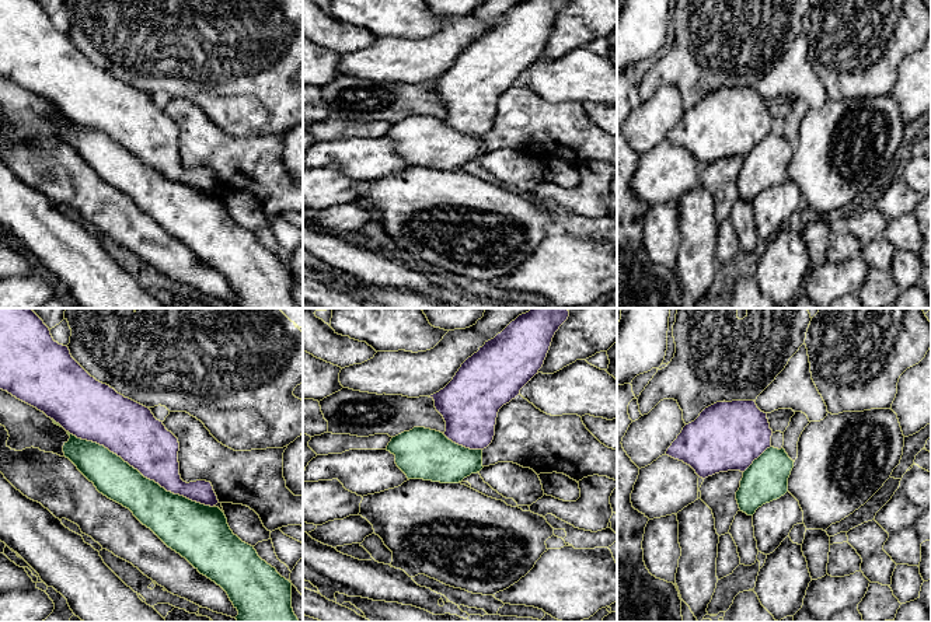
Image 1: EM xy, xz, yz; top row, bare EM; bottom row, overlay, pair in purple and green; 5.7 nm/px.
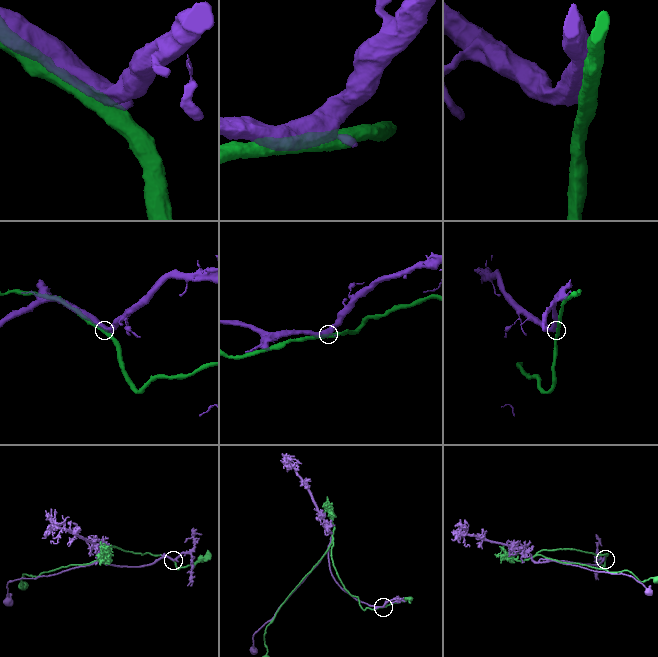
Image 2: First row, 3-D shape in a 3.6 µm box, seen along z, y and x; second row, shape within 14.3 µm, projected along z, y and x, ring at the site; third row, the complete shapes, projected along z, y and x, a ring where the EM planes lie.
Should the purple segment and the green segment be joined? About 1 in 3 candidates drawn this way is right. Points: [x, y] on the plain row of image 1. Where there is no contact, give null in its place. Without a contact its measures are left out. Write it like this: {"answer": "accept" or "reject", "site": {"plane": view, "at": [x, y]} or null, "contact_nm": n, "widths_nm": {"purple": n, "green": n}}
{"answer": "reject", "site": {"plane": "xy", "at": [140, 159]}, "contact_nm": 950, "widths_nm": {"purple": 320, "green": 240}}

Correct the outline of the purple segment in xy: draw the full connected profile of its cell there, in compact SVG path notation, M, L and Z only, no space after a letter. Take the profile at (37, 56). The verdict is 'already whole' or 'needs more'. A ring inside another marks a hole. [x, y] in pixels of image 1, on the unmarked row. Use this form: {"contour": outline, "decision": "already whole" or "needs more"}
{"contour": "M0 0L0 76L43 98L77 125L104 132L167 178L210 193L219 189L210 168L196 167L186 170L181 165L178 148L179 129L165 115L163 108L157 106L149 94L125 84L109 71L91 63L72 43L67 32L53 27L49 14L36 0Z", "decision": "already whole"}

